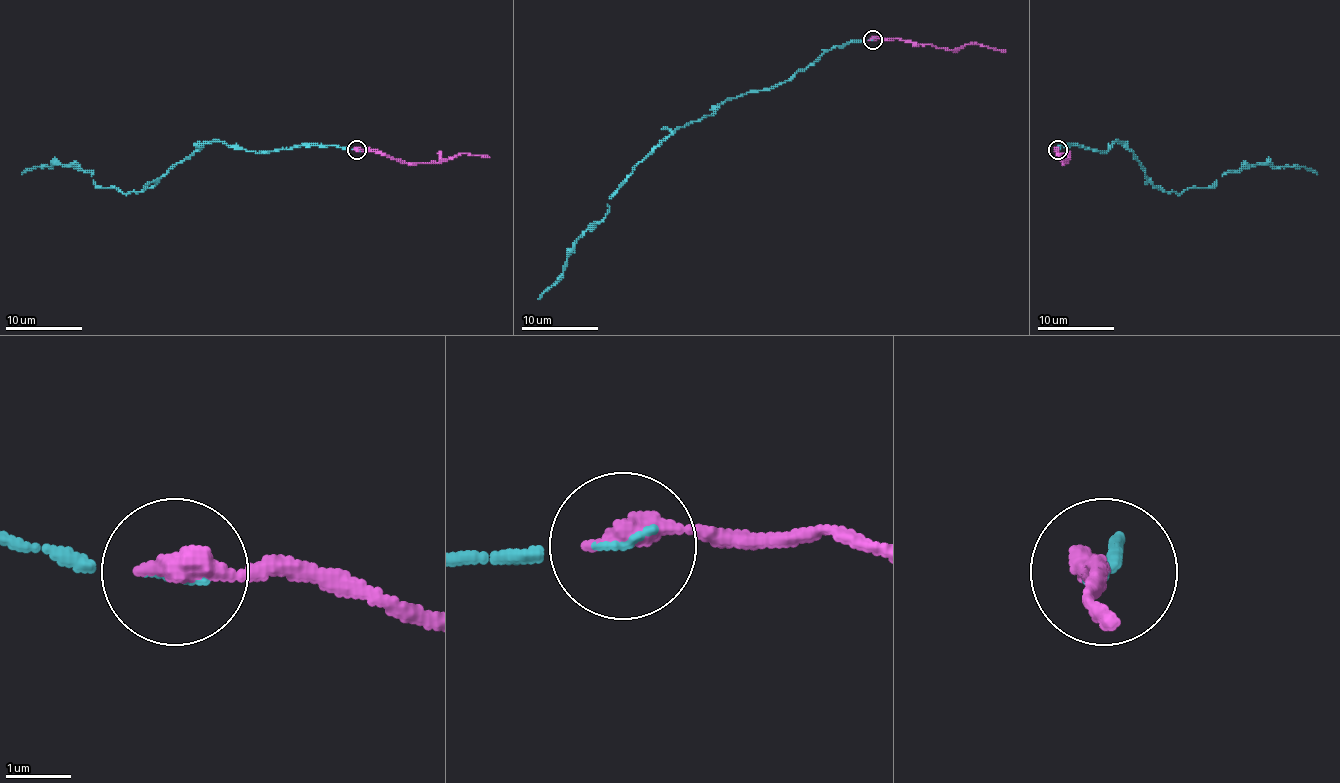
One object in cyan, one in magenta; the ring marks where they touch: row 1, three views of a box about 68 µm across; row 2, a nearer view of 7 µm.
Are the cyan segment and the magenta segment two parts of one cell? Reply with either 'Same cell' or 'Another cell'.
Same cell

